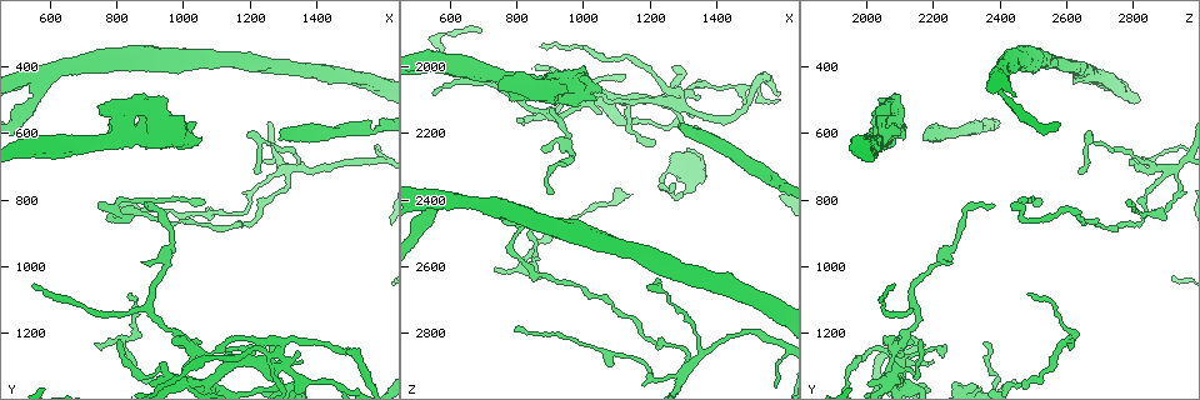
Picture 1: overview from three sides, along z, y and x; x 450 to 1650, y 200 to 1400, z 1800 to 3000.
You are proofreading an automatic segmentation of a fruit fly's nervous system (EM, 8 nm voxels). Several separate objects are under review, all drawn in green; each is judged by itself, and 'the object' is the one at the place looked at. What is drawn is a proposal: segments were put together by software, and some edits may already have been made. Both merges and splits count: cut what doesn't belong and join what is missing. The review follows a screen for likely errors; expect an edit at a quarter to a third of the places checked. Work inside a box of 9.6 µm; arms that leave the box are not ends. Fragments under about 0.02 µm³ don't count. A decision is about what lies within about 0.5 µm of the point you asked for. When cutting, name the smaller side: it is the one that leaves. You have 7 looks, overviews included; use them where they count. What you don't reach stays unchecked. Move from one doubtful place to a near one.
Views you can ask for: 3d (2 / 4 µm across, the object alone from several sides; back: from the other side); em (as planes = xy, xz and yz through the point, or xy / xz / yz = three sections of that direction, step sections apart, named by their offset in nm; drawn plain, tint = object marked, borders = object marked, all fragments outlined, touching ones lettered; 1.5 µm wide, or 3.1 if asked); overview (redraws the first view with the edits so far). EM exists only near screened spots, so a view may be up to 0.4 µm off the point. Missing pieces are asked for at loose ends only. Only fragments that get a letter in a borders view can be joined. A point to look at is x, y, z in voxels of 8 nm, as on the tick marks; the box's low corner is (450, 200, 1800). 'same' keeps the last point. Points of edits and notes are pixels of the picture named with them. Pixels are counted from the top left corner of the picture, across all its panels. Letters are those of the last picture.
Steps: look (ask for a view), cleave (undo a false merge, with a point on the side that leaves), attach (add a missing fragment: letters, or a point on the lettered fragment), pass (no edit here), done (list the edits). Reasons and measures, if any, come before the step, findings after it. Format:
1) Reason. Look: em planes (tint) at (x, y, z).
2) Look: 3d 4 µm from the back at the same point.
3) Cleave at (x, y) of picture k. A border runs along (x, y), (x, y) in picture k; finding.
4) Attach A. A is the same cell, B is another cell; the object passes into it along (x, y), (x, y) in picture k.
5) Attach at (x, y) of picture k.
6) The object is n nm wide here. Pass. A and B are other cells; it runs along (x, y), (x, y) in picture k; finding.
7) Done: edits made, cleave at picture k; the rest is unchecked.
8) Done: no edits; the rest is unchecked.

Branch stops here. Look: em xz step 8 (borders) at (1280, 610, 2170).

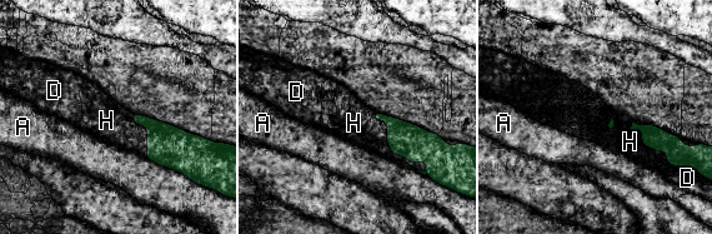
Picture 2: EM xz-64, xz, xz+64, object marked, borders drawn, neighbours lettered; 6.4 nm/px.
Another direction. Look: em yz step 8 (borders) at the same point.

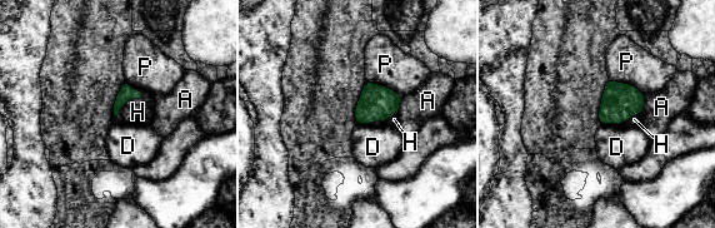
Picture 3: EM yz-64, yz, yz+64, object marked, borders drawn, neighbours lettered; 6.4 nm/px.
Attach H. H is the same cell, A, D and P are other cells; the object passes into it along (126, 93), (126, 102), (138, 112) in picture 3; the neuron continues.

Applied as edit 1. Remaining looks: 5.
See it whole again. Look: overview.

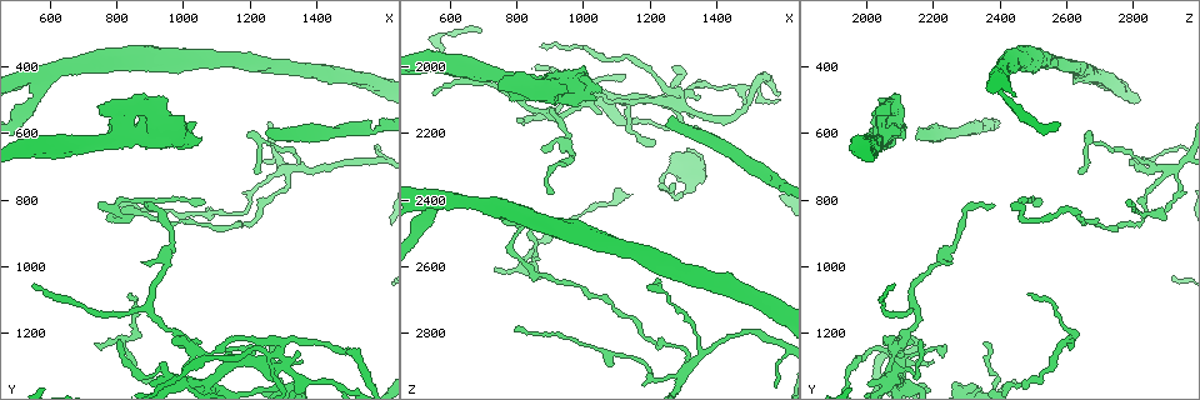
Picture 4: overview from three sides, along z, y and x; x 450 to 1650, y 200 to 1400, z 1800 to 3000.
Thin end. Look: 3d 4 µm at (740, 1220, 2600).

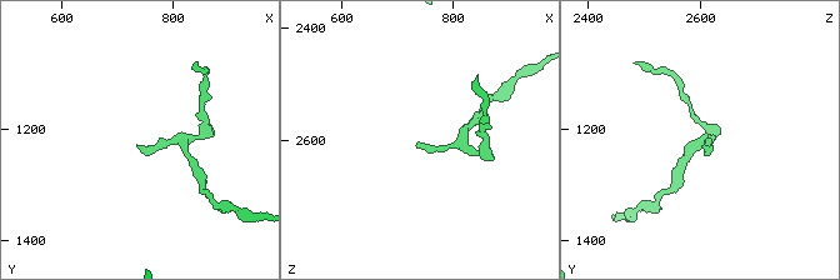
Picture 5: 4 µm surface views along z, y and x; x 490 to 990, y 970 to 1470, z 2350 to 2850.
Shape alone is not enough. Look: em planes (plain) at (735, 1235, 2610).

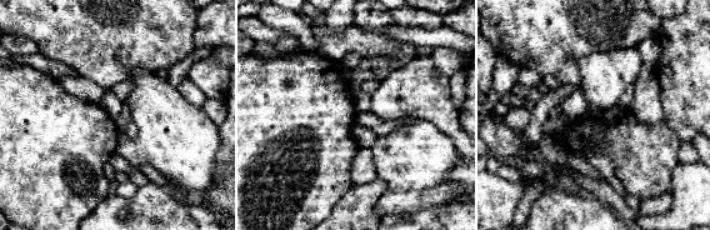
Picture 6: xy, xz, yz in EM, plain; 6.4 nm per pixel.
Look: em planes (borders) at the same point.

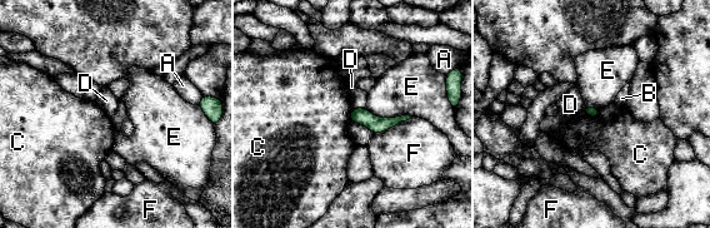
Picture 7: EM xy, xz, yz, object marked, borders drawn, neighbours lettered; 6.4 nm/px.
Pass. A, B, C, D, E and F are other cells; it runs along (354, 114), (371, 122), (399, 119) in picture 7; no lettered fragment goes on from it.

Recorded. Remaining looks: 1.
Done: edits made, attach at picture 3; the rest is unchecked.

